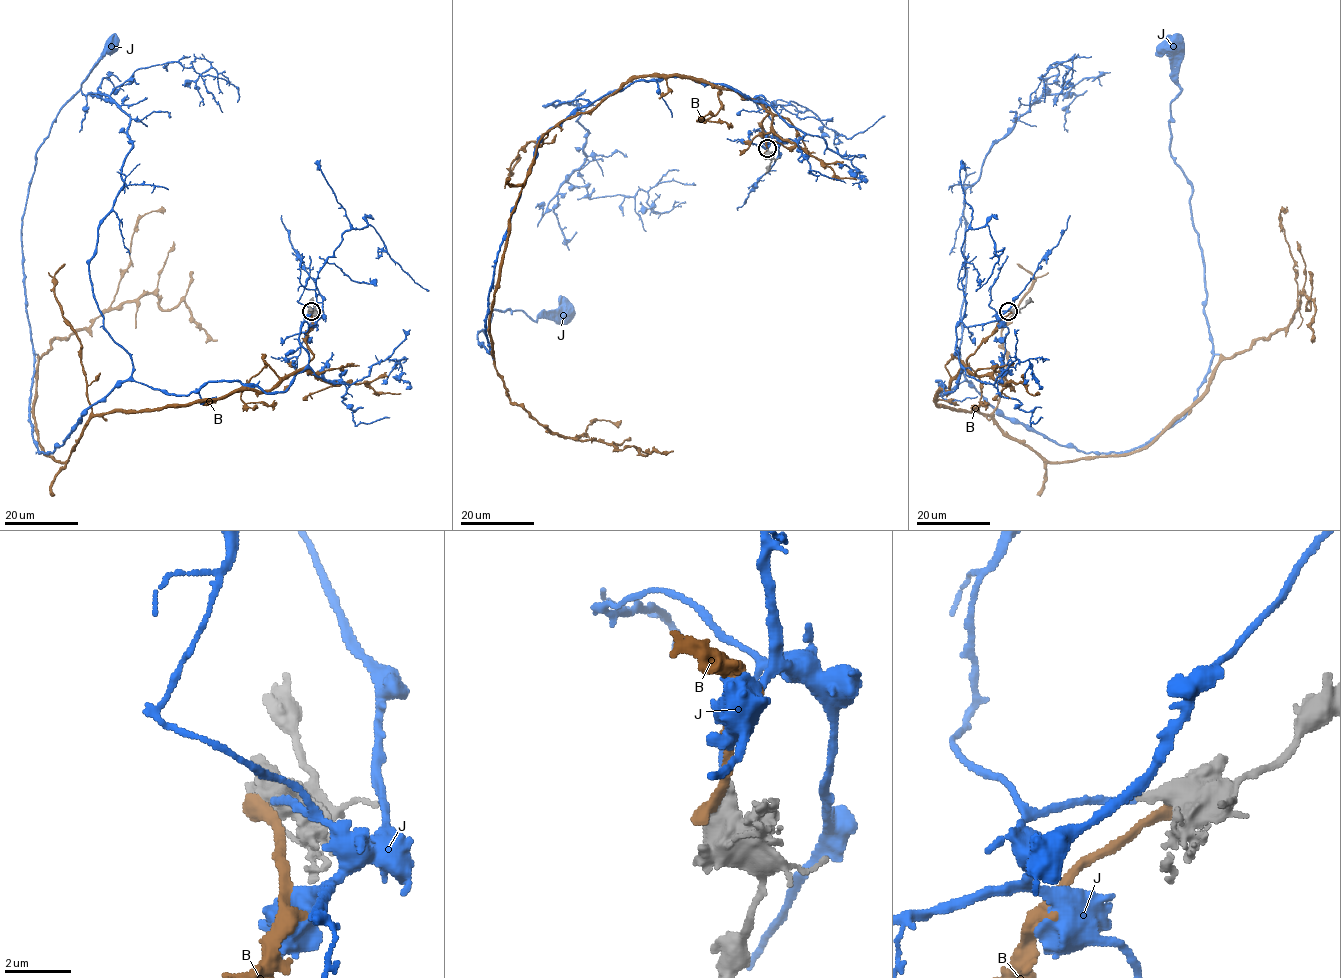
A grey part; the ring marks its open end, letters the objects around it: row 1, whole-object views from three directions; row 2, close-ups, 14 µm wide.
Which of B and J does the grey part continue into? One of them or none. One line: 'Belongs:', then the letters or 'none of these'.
Belongs: J

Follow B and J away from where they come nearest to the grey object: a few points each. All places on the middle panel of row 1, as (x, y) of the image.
B: (766, 153), (769, 108), (630, 77), (551, 128), (510, 218), (489, 320), (510, 400), (562, 435), (673, 451)
J: (767, 148), (762, 96), (683, 77), (549, 130), (500, 246), (489, 352), (478, 339), (493, 310), (564, 312)

